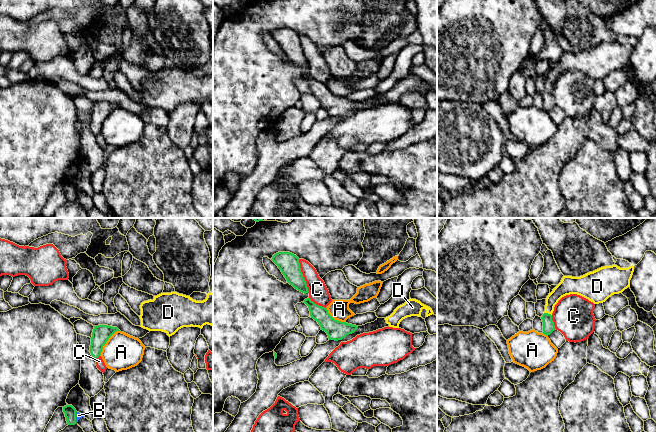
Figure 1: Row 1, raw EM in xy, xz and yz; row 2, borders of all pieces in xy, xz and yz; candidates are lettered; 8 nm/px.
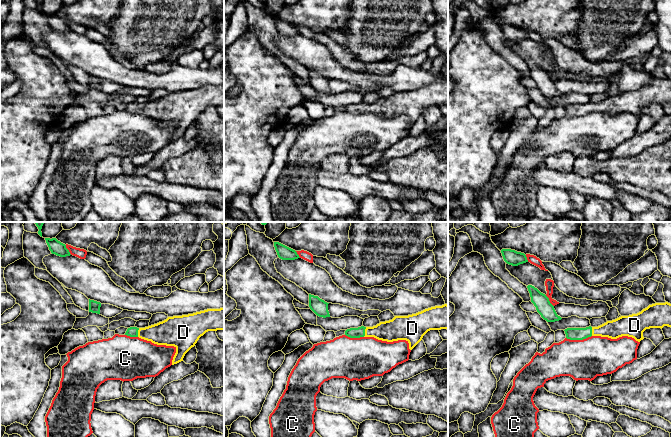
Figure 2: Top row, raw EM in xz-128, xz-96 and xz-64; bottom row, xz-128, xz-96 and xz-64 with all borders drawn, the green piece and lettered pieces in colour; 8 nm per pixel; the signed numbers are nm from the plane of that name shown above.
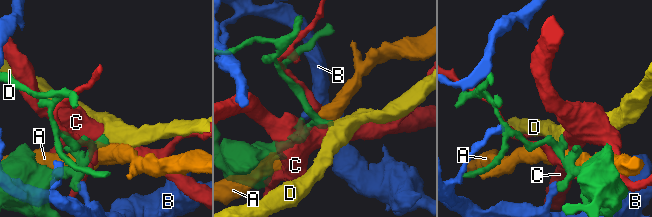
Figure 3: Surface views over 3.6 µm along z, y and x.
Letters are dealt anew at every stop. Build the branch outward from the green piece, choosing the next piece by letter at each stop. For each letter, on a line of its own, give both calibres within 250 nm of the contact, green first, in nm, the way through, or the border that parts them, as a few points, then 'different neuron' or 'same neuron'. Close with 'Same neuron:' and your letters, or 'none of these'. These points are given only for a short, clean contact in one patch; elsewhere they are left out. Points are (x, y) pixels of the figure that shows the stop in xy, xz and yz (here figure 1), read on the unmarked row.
A: calibres 140 and 280 nm; different neuron
B: calibres 100 and 50 nm; different neuron
C: calibres 170 and 160 nm; different neuron
D: calibres 100 and 120 nm; way yz (548, 101), (547, 89), (550, 78), (564, 64); same neuron
Same neuron: D

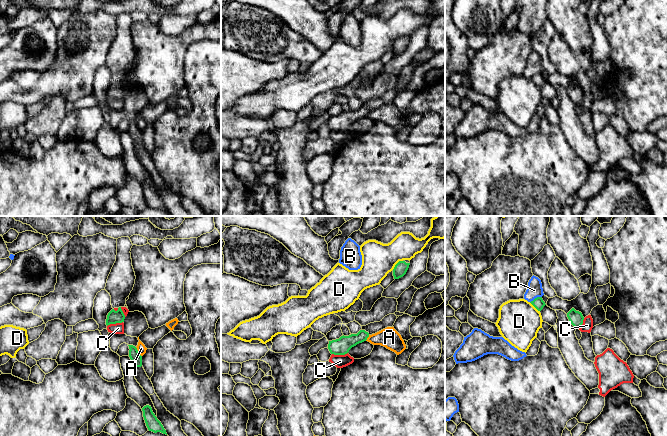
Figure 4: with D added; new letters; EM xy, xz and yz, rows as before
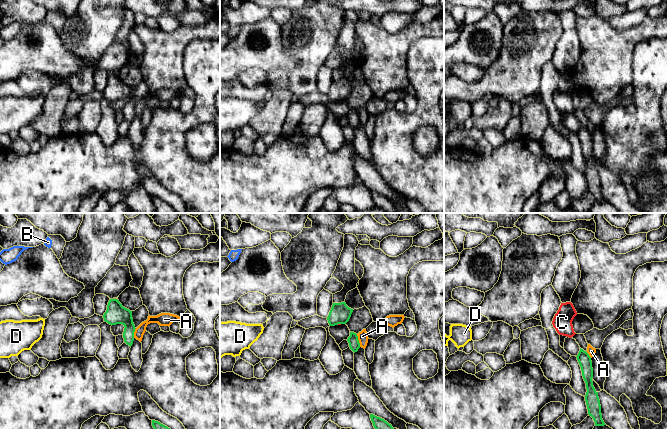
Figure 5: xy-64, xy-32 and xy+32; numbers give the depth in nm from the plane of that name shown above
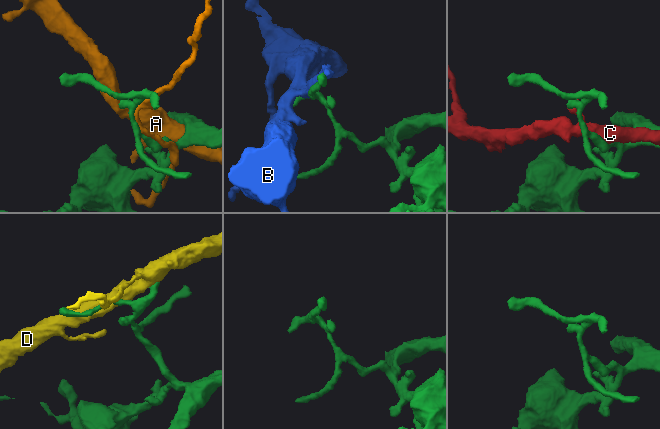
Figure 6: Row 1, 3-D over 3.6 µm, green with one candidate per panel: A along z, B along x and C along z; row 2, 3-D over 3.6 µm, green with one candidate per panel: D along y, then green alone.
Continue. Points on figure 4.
A: calibres 90 and 70 nm; different neuron
B: calibres 90 and 120 nm; different neuron
C: calibres 110 and 90 nm; different neuron
D: calibres 110 and 260 nm; different neuron
Same neuron: none of these

